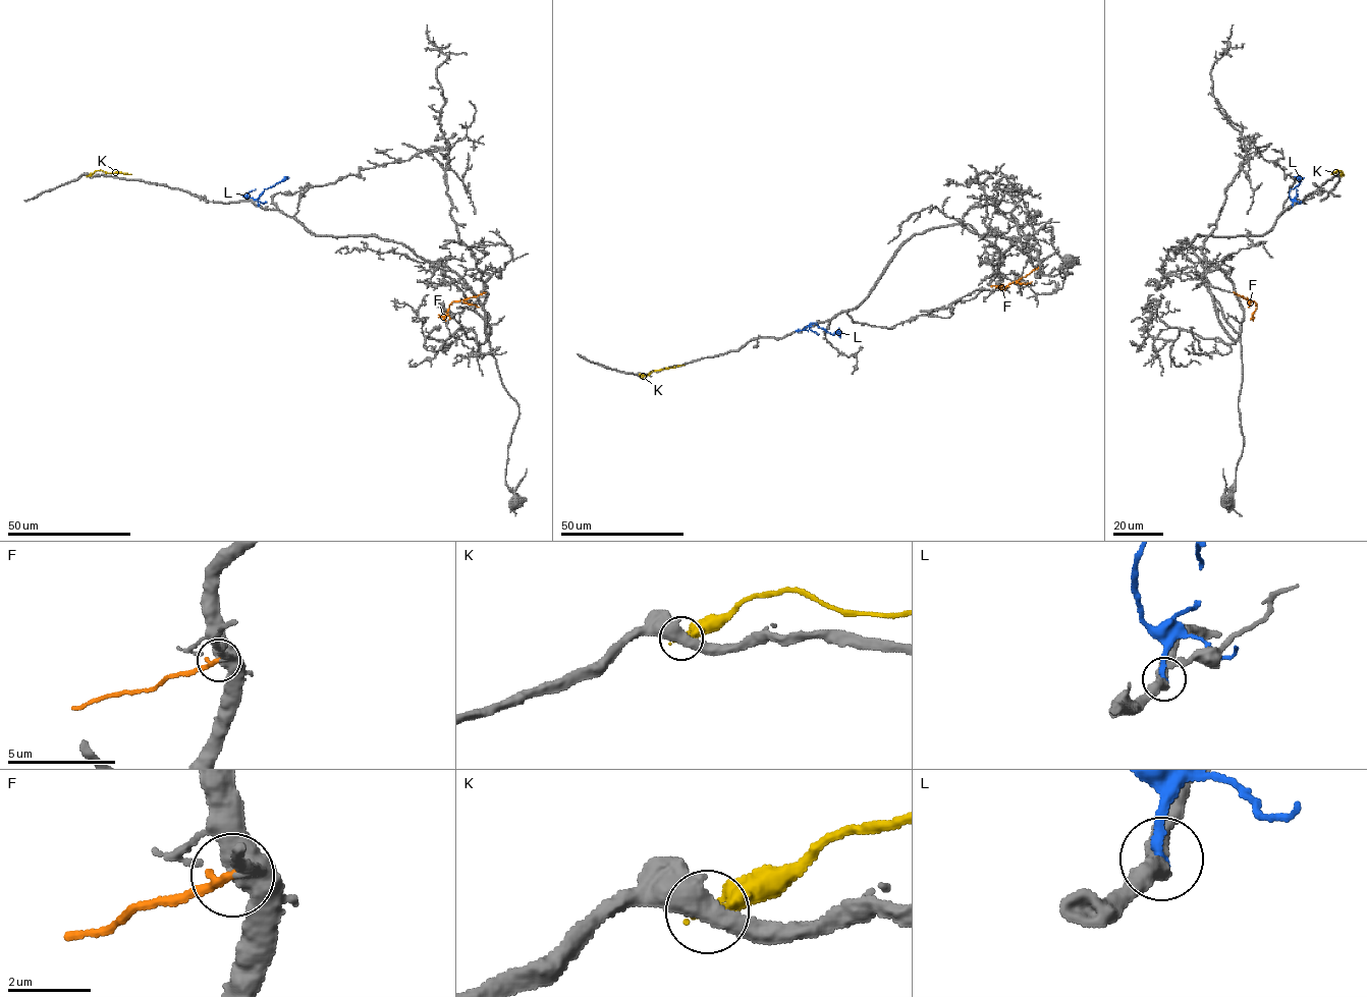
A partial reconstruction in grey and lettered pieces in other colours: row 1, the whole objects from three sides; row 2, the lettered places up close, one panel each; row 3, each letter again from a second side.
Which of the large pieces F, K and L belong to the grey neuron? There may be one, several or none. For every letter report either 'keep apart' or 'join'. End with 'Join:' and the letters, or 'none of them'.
F: join
K: keep apart
L: keep apart
Join: F

